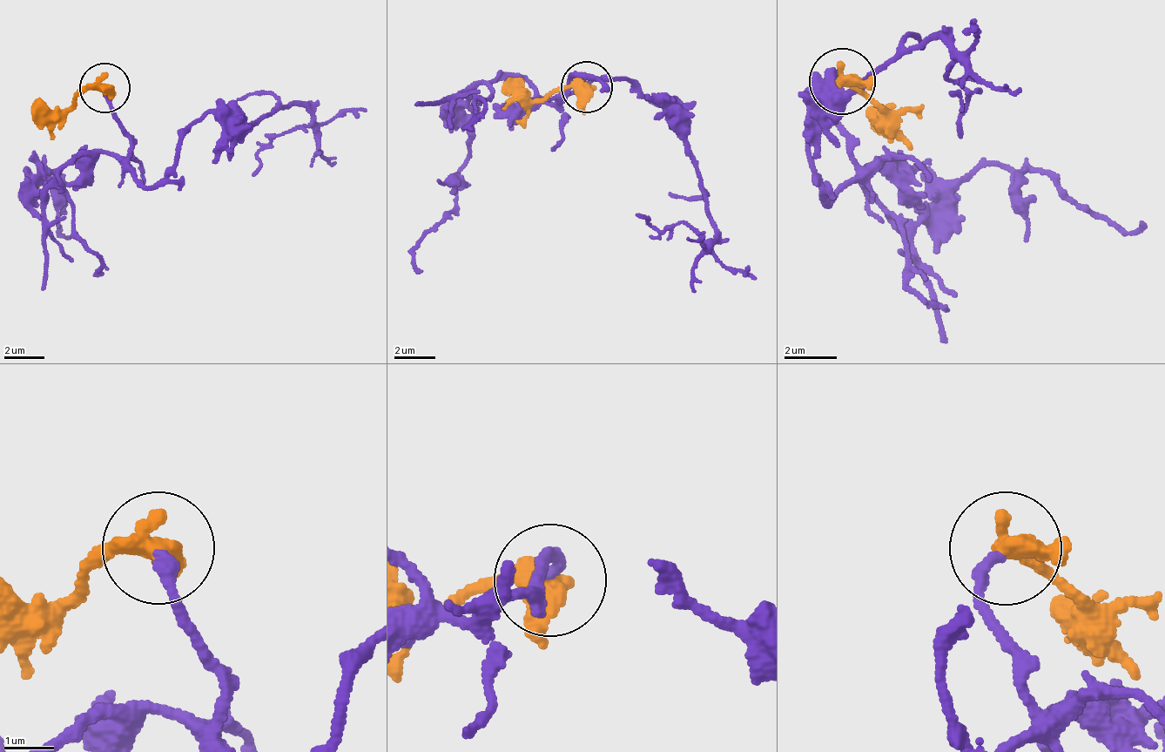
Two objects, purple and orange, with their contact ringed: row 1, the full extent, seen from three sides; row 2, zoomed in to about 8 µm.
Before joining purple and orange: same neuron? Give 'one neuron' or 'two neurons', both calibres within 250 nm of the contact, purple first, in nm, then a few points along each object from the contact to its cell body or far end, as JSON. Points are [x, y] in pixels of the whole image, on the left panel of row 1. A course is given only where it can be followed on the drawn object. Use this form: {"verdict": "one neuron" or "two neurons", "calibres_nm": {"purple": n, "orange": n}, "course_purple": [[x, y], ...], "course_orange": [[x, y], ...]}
{"verdict": "one neuron", "calibres_nm": {"purple": 240, "orange": 420}, "course_purple": [[103, 91], [152, 186], [181, 131], [208, 113], [307, 111], [252, 178]], "course_orange": [[103, 86], [77, 89], [52, 140]]}

